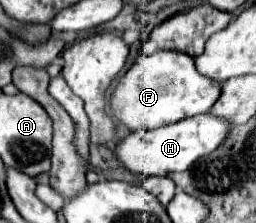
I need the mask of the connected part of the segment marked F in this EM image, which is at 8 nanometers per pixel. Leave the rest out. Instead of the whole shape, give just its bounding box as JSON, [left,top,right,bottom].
[110,50,218,130]

